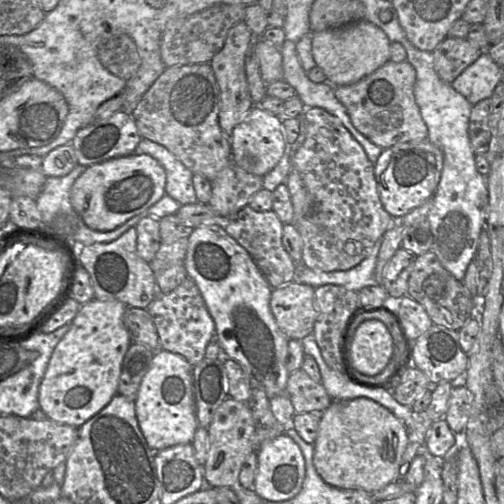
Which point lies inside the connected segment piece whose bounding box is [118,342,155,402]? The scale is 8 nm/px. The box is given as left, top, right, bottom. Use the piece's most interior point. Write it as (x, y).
(136, 362)

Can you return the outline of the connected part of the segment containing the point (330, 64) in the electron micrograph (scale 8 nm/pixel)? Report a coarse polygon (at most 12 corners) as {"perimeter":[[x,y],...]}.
{"perimeter":[[367,20],[311,33],[333,86],[390,61],[391,41]]}

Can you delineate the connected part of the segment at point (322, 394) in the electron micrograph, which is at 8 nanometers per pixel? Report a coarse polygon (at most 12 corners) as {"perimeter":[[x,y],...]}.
{"perimeter":[[301,368],[286,394],[296,413],[321,414],[332,402]]}

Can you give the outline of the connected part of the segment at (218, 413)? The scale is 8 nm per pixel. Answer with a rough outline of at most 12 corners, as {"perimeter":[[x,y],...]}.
{"perimeter":[[226,397],[208,428],[205,486],[236,487],[254,450],[246,402]]}

